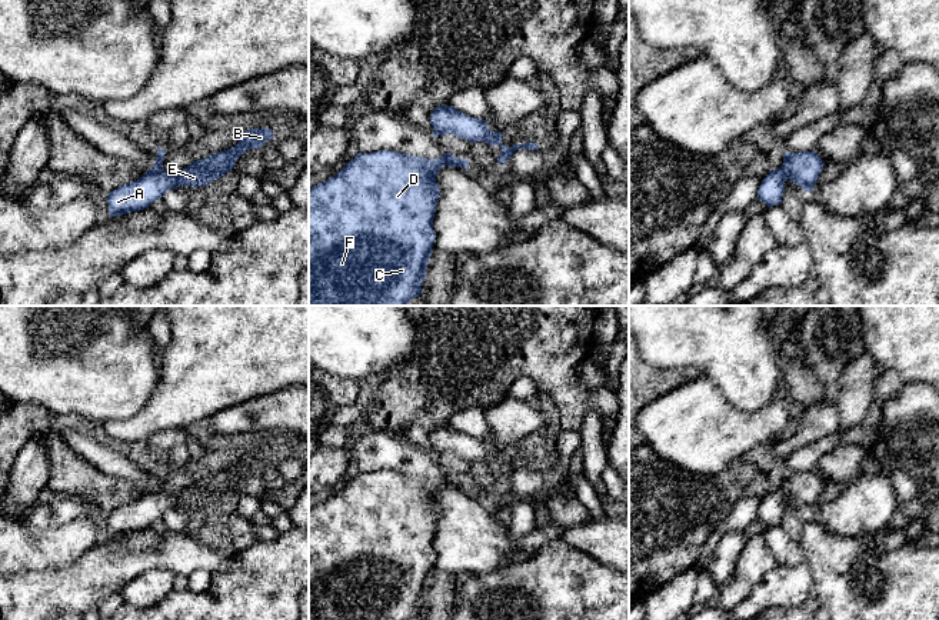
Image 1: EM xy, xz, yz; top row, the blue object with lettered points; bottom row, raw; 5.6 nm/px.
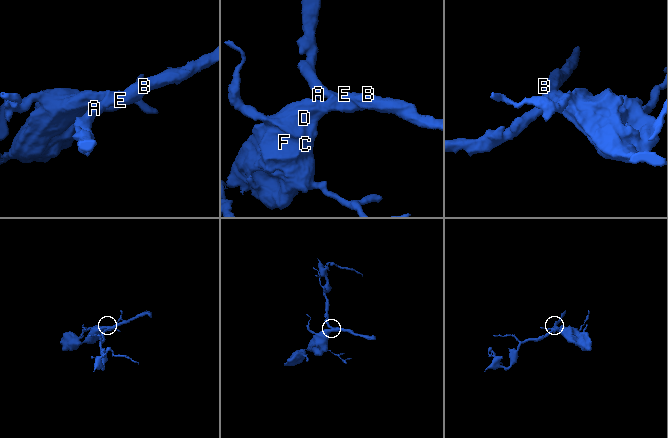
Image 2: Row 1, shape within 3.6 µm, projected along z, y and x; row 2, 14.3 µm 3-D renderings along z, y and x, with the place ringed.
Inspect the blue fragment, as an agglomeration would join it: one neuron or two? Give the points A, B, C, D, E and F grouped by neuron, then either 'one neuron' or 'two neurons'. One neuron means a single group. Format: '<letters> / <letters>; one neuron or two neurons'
A B C D E F; one neuron

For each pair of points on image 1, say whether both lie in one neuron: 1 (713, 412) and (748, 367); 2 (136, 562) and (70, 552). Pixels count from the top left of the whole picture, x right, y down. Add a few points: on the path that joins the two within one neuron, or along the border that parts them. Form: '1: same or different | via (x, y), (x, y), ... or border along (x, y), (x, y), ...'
1: different | border along (703, 374), (732, 404), (755, 412)
2: different | border along (99, 542), (75, 563), (53, 566)

